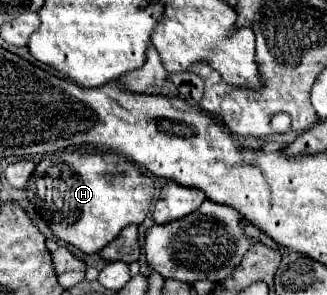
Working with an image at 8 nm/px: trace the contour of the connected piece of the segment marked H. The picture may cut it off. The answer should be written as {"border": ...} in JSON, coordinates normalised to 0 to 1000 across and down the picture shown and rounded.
{"border":[[[159,515],[110,556],[110,576],[80,624],[80,664],[116,725],[147,753],[171,807],[220,827],[257,861],[287,861],[336,827],[373,786],[373,773],[434,759],[471,671],[471,617],[361,515],[257,515],[245,529],[239,515]]]}

